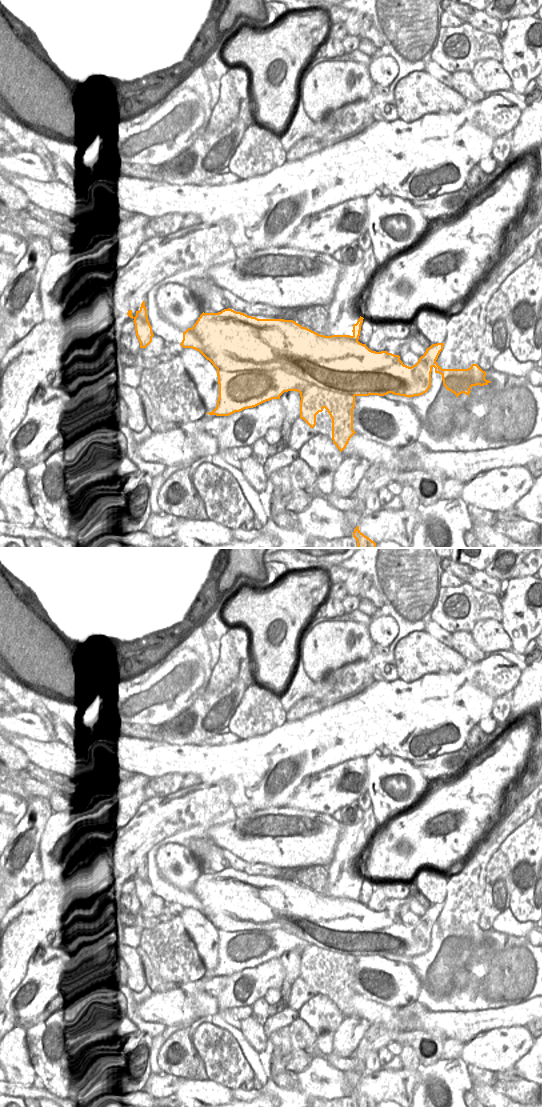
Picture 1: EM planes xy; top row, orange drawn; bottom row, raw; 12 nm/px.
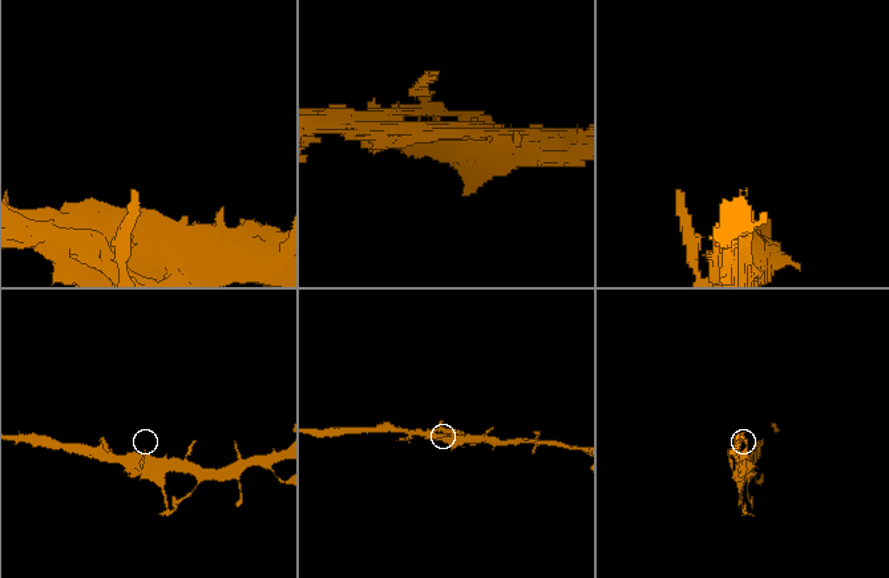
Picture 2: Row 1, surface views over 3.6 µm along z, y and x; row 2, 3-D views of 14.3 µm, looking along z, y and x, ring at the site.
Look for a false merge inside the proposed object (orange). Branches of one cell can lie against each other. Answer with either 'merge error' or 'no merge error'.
merge error

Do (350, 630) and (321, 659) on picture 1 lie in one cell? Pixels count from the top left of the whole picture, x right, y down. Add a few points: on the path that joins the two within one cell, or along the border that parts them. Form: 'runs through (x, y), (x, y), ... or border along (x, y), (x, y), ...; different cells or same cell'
runs through (343, 637), (328, 652); same cell

